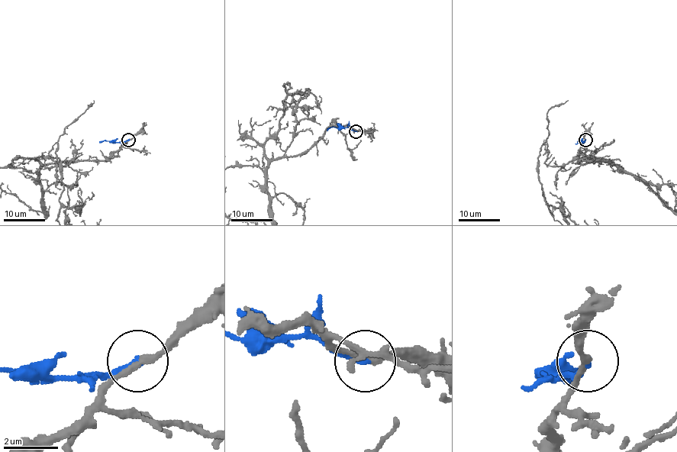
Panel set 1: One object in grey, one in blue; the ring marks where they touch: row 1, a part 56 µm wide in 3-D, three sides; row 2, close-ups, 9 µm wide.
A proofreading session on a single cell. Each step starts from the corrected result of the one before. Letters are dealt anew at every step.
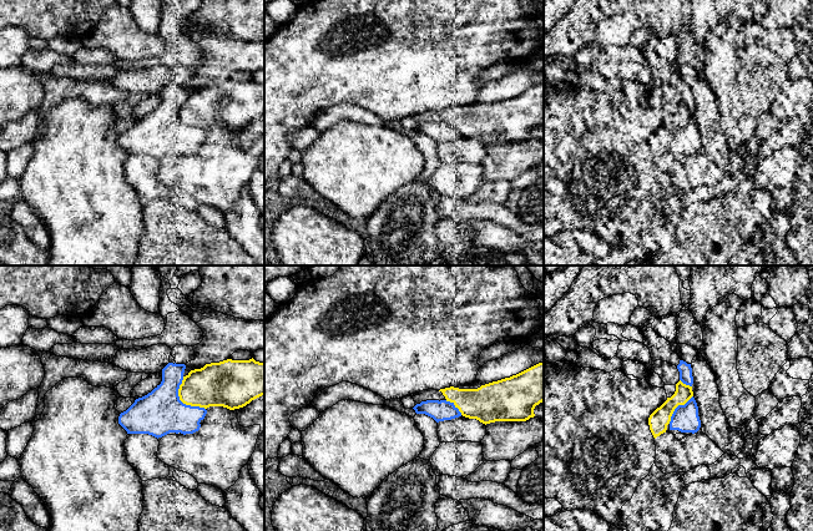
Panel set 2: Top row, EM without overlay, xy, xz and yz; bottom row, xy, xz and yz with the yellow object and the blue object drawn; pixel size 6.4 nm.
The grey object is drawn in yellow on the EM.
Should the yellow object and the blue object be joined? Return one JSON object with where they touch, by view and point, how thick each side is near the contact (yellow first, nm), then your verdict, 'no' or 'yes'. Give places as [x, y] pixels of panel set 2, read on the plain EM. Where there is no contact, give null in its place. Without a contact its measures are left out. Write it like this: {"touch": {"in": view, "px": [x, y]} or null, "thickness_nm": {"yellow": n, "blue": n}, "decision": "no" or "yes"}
{"touch": {"in": "xy", "px": [181, 121]}, "thickness_nm": {"yellow": 280, "blue": 280}, "decision": "no"}

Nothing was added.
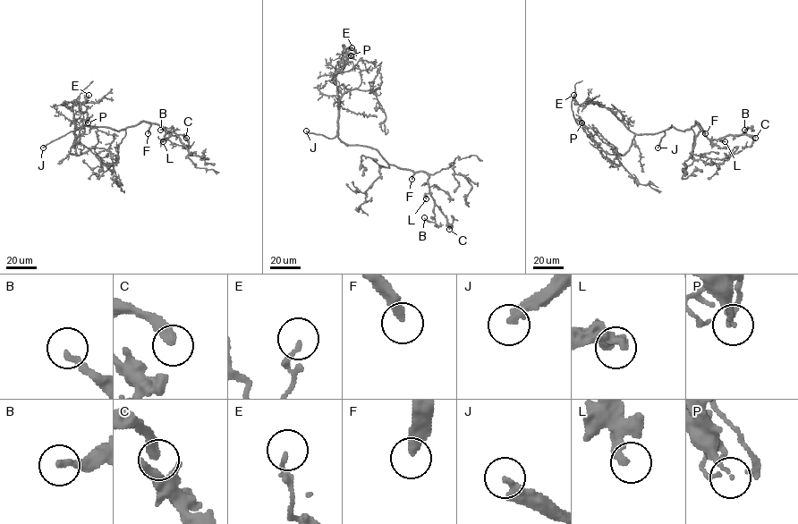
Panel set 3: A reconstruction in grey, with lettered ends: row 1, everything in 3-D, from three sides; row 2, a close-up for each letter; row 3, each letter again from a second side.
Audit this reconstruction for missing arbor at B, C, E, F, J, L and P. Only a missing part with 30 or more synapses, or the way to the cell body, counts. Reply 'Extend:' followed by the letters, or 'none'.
Extend: F, J

